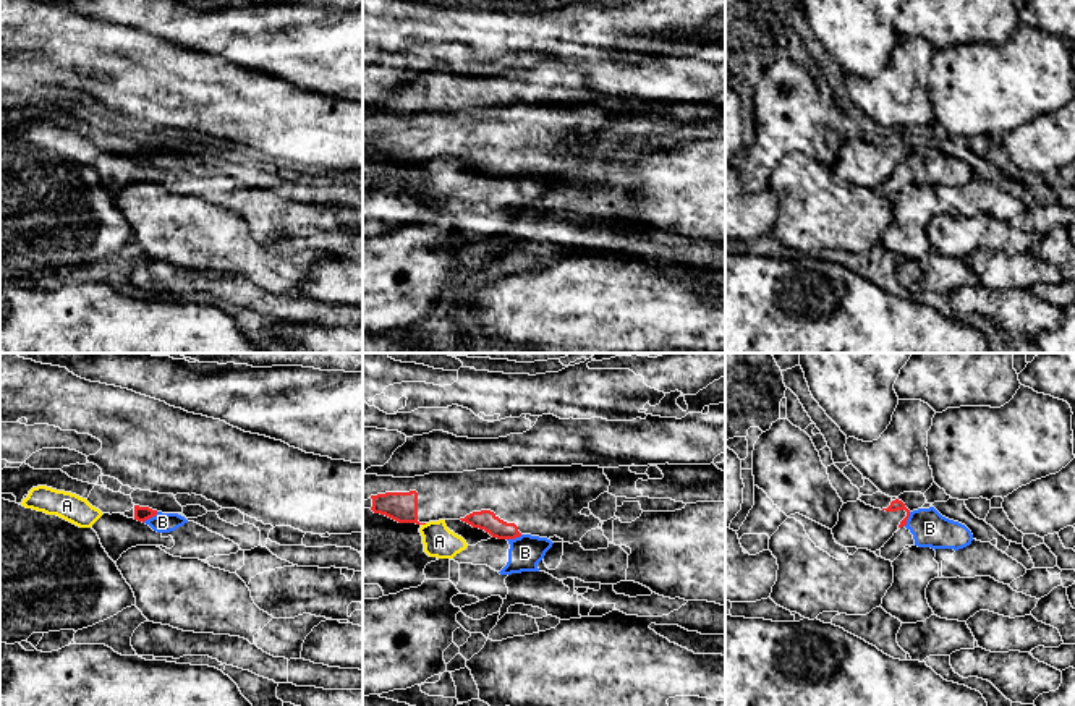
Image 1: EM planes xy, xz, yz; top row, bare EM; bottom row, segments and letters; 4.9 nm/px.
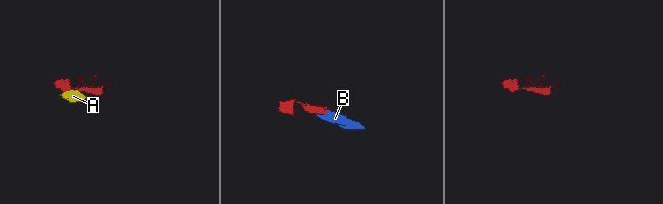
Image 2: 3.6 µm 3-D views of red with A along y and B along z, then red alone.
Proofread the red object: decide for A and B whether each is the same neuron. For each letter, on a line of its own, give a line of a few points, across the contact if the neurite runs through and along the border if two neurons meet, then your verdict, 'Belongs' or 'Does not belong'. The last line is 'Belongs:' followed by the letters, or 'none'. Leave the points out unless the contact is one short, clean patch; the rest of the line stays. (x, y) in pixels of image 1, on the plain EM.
A: Line: xz (426, 161), (421, 162). Does not belong
B: Line: xy (157, 149), (143, 159). Does not belong
Belongs: none

